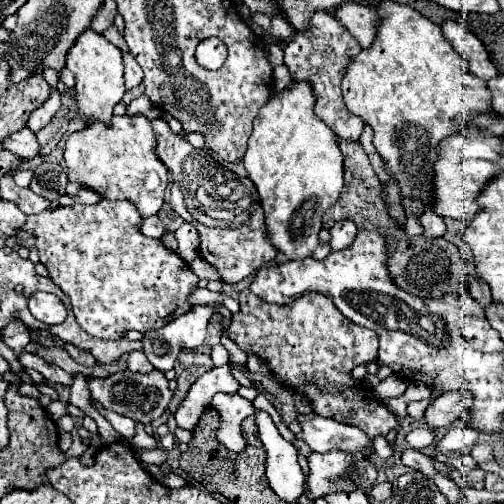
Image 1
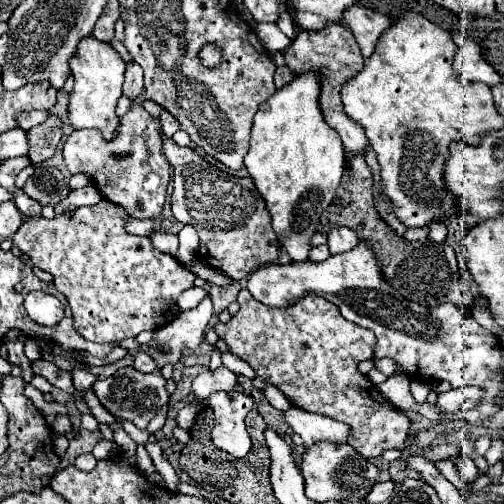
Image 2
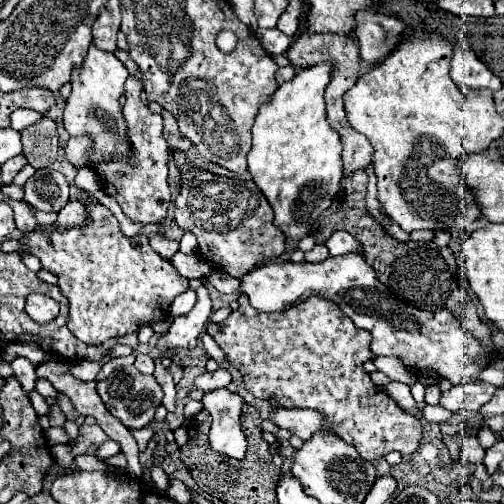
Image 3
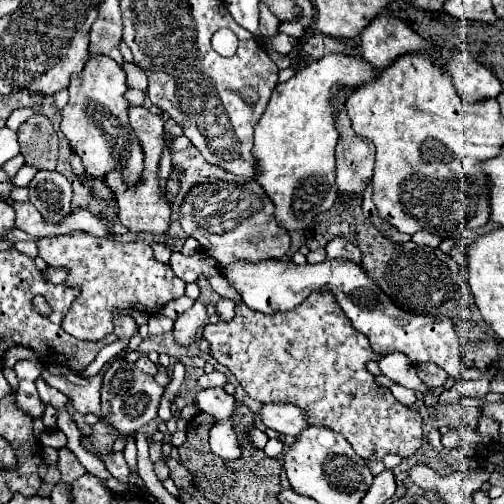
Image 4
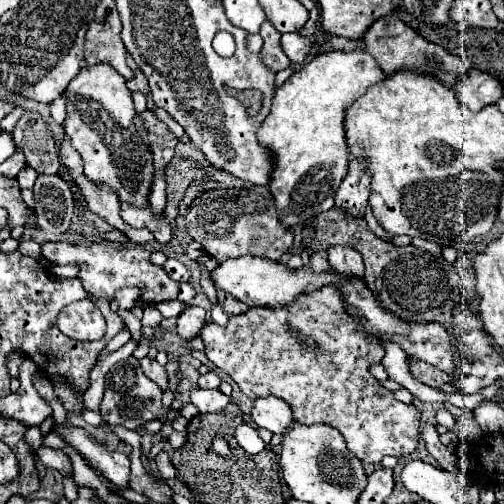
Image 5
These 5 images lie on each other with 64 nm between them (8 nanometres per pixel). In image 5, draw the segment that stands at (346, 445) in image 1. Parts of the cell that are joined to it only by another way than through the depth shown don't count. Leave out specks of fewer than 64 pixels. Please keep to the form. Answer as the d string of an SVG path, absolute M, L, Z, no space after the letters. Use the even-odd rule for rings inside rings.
M272 396L254 400L254 406L250 410L250 420L260 428L270 430L272 434L284 432L284 428L288 428L288 424L294 422L292 412L288 412L288 404Z

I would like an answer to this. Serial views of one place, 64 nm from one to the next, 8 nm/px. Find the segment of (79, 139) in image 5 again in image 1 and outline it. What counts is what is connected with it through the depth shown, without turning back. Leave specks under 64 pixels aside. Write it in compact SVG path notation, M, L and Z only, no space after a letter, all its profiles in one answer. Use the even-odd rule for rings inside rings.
M88 30L82 32L72 50L66 56L66 68L72 70L76 78L76 104L78 104L78 116L82 122L104 122L106 126L112 120L114 106L122 100L126 88L124 88L124 66L122 66L122 52L110 44L104 36L98 36L96 32Z

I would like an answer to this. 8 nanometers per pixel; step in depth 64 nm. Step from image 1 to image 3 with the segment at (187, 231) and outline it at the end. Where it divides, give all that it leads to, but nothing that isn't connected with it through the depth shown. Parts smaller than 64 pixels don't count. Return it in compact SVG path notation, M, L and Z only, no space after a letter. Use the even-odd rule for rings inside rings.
M184 234L180 240L180 252L182 254L194 254L198 250L198 242L192 234Z

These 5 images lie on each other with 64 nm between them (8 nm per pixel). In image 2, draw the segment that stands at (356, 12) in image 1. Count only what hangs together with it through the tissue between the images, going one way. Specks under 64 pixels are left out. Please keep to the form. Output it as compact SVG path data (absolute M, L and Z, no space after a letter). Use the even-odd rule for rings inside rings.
M352 6L344 14L346 26L352 30L356 42L360 44L362 56L368 58L374 54L374 48L386 28L392 26L392 20L380 12L374 12L364 6Z

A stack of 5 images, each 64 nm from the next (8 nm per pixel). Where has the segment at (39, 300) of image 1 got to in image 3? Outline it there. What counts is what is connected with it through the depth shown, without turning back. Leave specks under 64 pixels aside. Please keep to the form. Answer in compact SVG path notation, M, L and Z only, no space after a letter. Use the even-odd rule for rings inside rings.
M30 294L26 300L26 312L36 322L50 322L58 316L58 306L44 294Z

